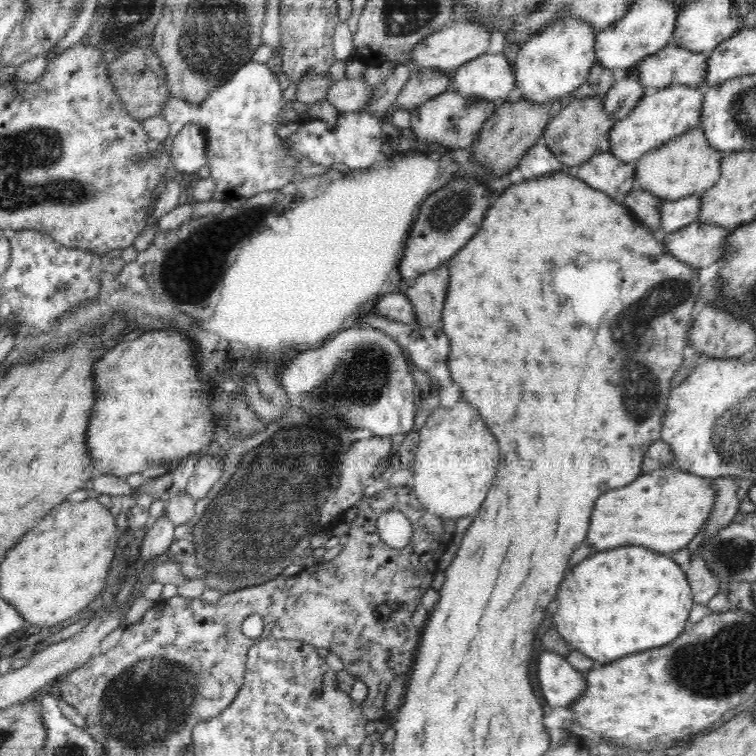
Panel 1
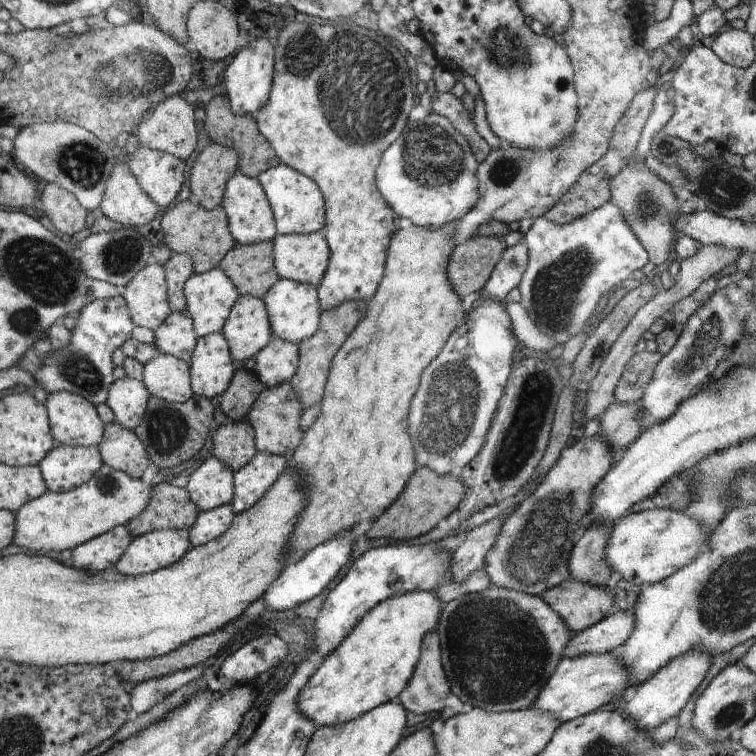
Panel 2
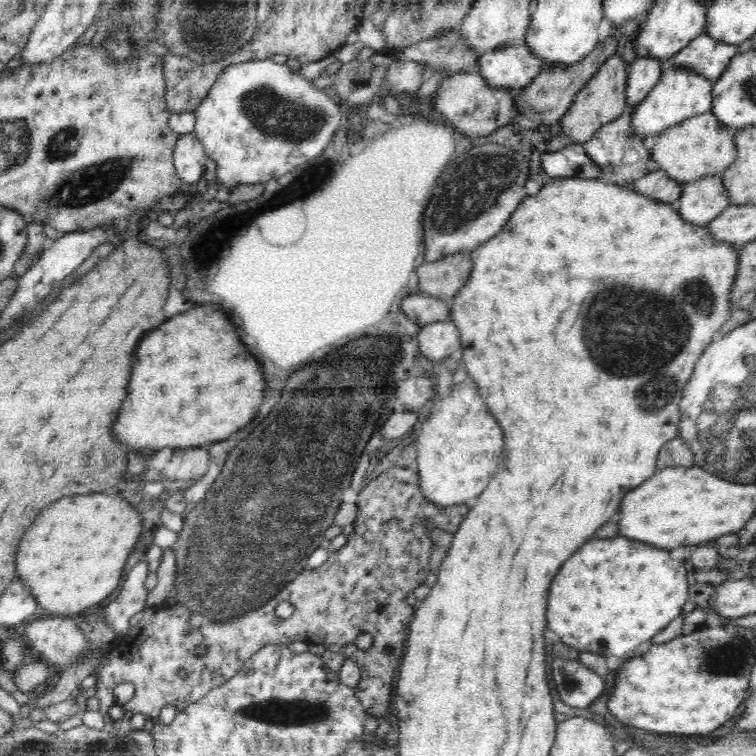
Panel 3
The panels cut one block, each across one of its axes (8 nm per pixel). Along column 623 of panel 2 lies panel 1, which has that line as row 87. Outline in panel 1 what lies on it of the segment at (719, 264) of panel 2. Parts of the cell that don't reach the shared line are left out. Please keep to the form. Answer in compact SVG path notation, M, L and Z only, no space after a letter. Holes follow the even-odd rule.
M363 75L338 80L328 90L327 102L341 113L362 111L374 97L374 88Z

